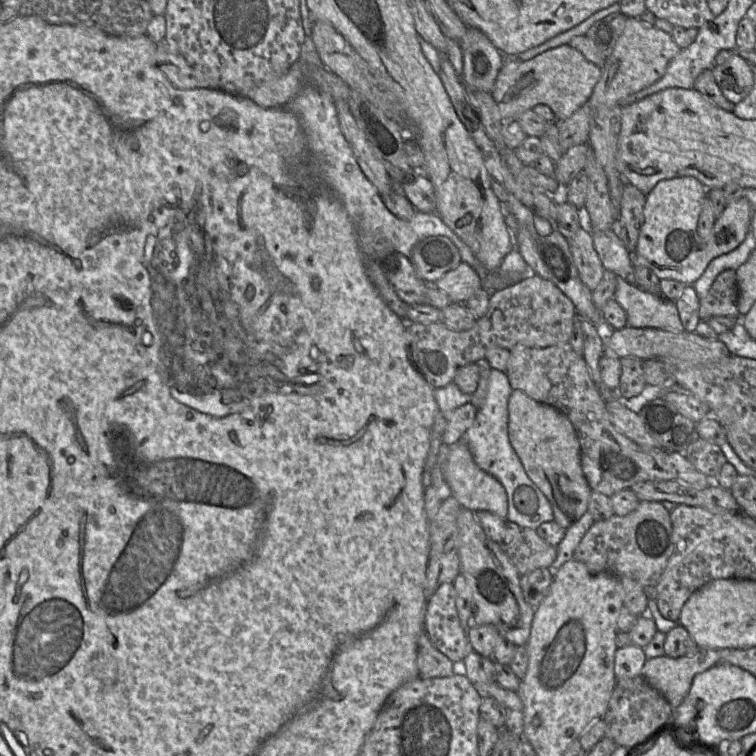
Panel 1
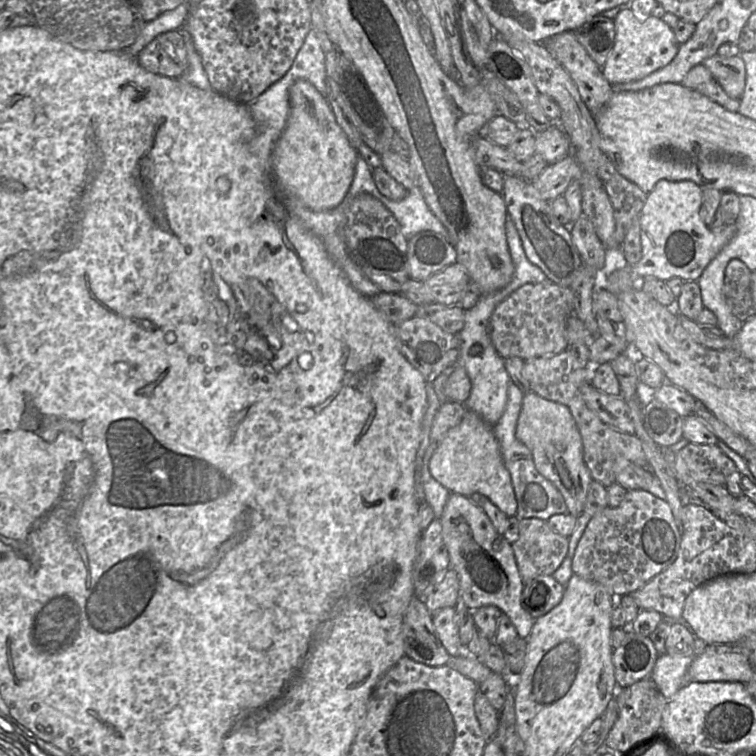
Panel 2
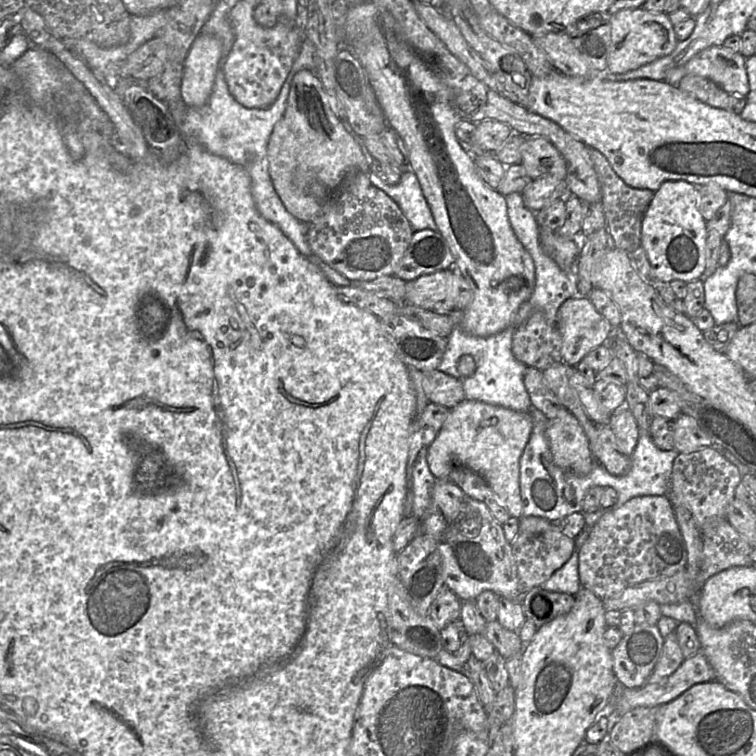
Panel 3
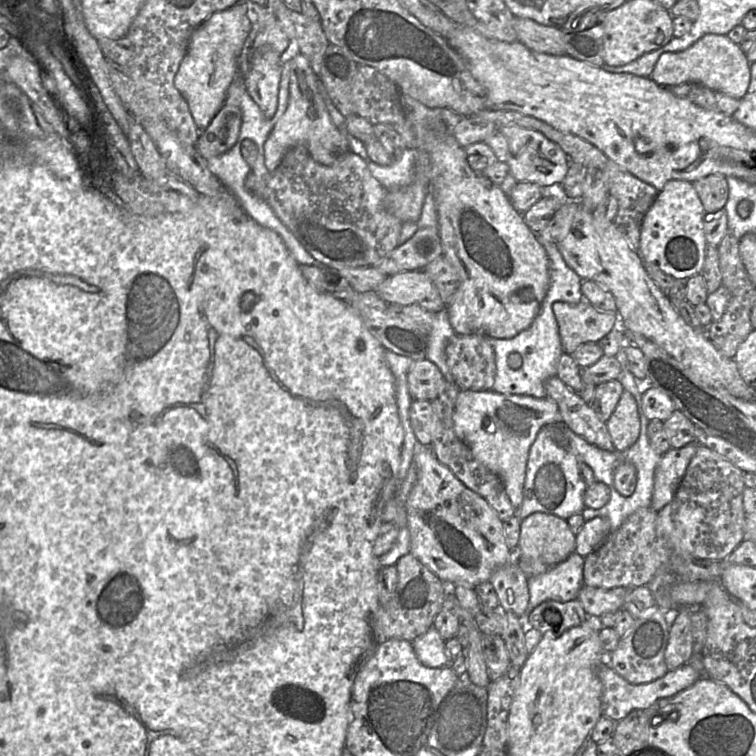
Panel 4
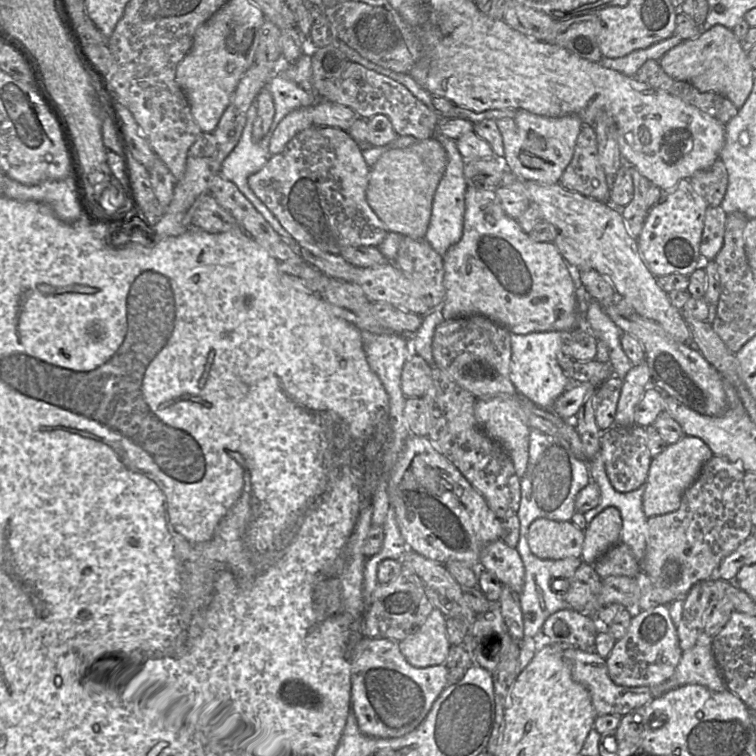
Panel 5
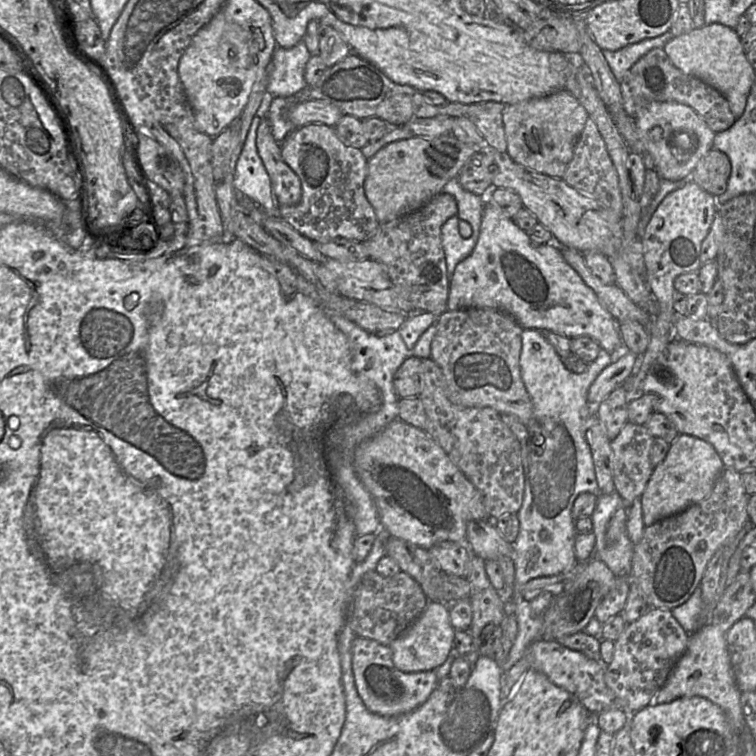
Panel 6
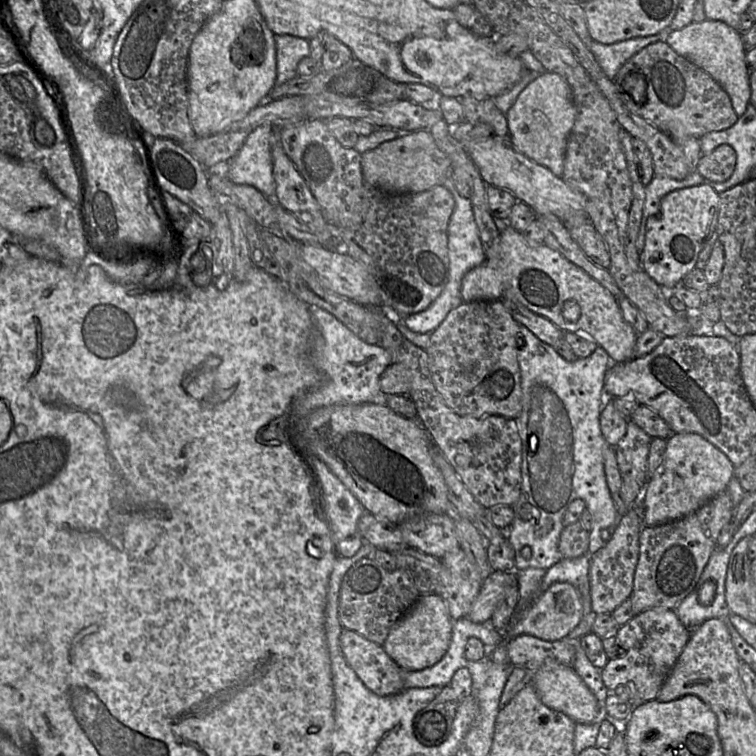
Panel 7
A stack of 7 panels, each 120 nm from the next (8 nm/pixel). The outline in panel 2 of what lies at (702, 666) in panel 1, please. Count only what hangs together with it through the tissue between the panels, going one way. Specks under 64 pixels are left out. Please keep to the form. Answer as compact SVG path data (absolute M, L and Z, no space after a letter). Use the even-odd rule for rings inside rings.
M659 655L650 674L660 693L670 699L687 683L687 672L693 656Z

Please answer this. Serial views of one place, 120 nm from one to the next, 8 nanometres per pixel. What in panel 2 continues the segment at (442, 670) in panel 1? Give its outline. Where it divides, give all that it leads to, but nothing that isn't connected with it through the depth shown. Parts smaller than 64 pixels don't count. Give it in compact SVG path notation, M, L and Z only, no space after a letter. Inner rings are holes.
M415 596L404 613L402 633L406 656L432 667L446 665L450 655L434 629L432 614Z

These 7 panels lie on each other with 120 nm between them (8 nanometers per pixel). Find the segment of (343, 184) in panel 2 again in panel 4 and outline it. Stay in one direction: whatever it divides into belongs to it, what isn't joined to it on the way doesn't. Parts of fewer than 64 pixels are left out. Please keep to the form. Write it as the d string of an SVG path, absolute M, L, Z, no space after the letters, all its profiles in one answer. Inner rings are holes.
M301 53L294 56L290 62L287 108L264 143L264 164L267 170L274 171L286 152L295 146L306 148L309 155L323 165L333 164L342 154L350 151L347 138L333 124L318 90L318 77L313 72L309 61Z

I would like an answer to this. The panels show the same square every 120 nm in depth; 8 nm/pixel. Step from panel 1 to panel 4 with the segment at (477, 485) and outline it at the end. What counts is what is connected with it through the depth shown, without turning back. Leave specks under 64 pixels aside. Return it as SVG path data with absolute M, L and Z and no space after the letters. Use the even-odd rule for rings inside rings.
M461 390L453 412L453 423L456 436L467 444L481 464L501 479L512 505L518 509L523 501L531 445L543 427L562 425L562 416L557 403L550 398L501 394L492 390Z

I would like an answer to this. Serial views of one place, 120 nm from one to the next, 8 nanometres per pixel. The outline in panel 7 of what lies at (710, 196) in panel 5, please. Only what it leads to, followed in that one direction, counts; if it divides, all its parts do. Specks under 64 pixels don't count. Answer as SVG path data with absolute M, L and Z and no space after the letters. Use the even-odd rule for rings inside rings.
M721 144L709 154L702 154L697 162L695 171L706 182L721 183L733 174L737 162L734 148L728 144Z

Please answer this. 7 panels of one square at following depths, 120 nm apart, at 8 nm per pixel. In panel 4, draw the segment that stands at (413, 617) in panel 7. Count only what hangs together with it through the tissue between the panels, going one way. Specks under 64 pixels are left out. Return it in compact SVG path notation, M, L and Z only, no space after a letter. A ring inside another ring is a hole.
M431 626L411 643L418 660L423 665L430 668L439 668L449 665L445 652L445 641L437 629Z

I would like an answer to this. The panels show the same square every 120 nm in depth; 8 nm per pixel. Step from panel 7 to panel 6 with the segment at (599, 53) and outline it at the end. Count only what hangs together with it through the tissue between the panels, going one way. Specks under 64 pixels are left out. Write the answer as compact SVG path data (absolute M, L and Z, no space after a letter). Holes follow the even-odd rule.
M668 31L658 37L644 39L617 51L602 50L602 53L613 75L621 82L641 57L654 48L663 48L673 37L671 31Z

